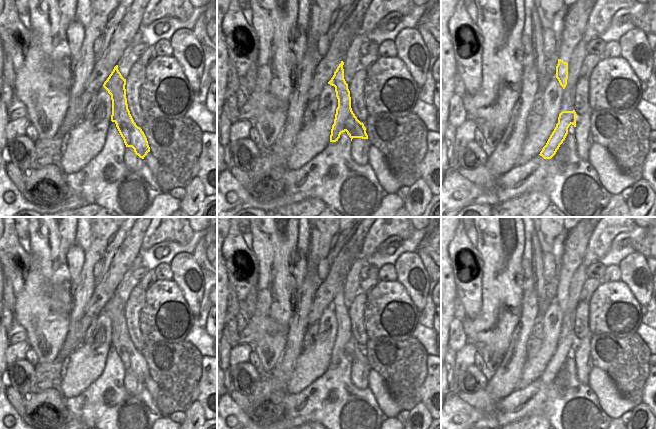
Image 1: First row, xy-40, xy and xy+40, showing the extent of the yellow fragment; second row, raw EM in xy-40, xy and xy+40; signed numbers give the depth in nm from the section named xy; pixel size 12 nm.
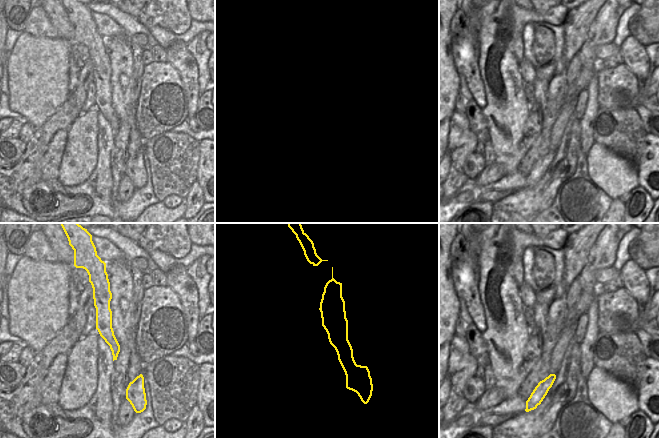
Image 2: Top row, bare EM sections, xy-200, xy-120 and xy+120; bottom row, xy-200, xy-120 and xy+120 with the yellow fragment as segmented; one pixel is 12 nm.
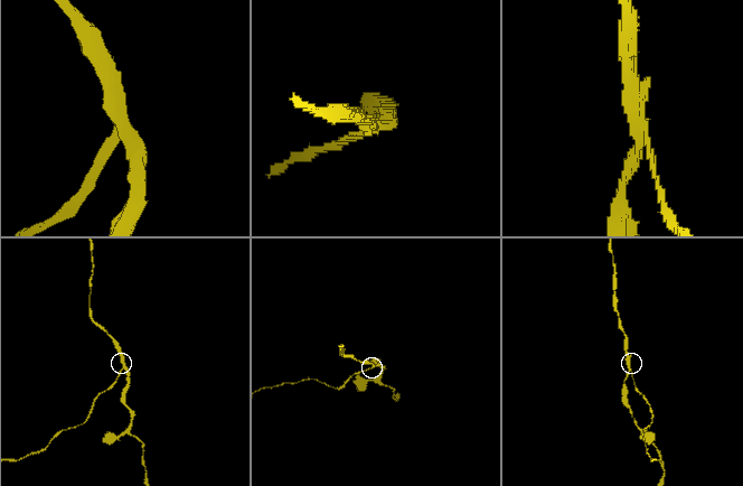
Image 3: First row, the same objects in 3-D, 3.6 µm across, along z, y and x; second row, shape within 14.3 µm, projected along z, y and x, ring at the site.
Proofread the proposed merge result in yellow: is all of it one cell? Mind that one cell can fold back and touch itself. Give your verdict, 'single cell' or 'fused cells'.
fused cells

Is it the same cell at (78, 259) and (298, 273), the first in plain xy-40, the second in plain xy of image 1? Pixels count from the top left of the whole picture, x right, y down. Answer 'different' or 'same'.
same

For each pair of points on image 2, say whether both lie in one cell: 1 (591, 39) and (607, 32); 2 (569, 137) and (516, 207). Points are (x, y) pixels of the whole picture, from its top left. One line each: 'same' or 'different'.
1: same
2: same

